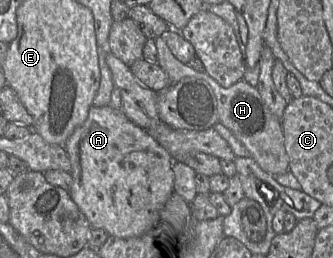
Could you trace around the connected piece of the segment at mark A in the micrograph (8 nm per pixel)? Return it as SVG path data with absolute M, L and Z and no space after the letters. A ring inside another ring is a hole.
M92 105L87 119L66 140L64 149L71 163L69 194L92 229L103 229L109 236L129 238L147 234L155 227L174 192L173 159L145 129L133 123L121 109Z

